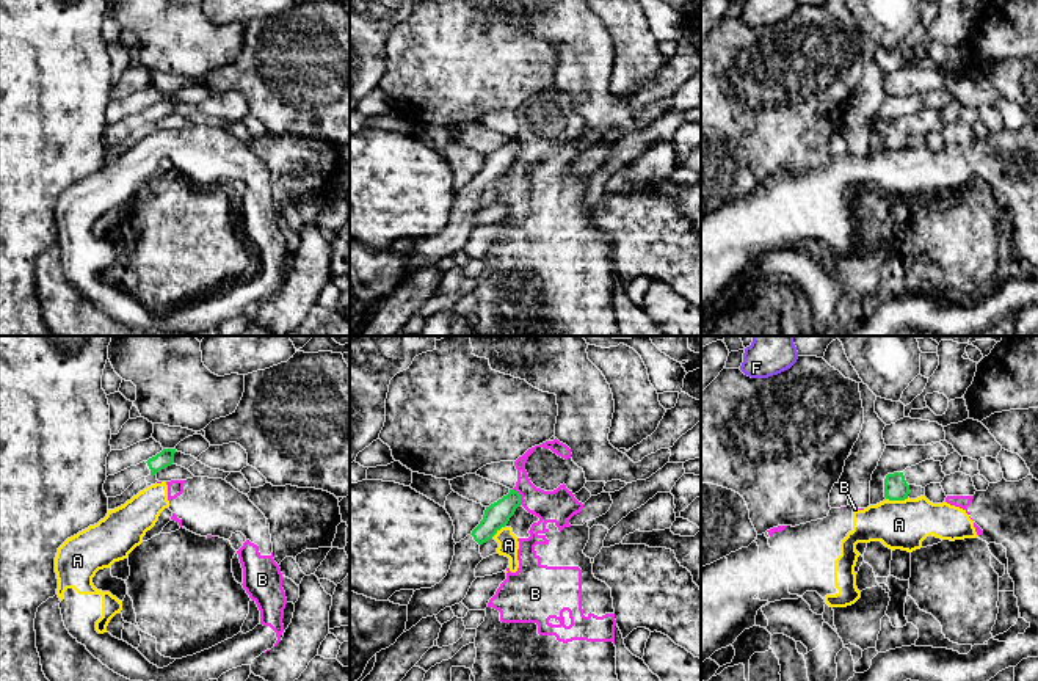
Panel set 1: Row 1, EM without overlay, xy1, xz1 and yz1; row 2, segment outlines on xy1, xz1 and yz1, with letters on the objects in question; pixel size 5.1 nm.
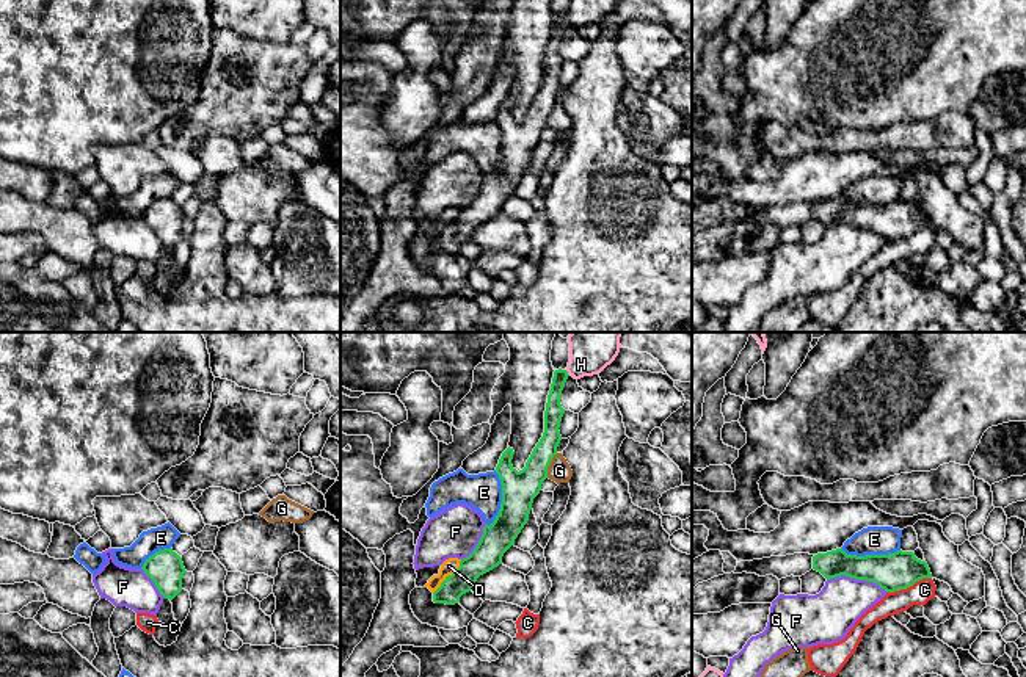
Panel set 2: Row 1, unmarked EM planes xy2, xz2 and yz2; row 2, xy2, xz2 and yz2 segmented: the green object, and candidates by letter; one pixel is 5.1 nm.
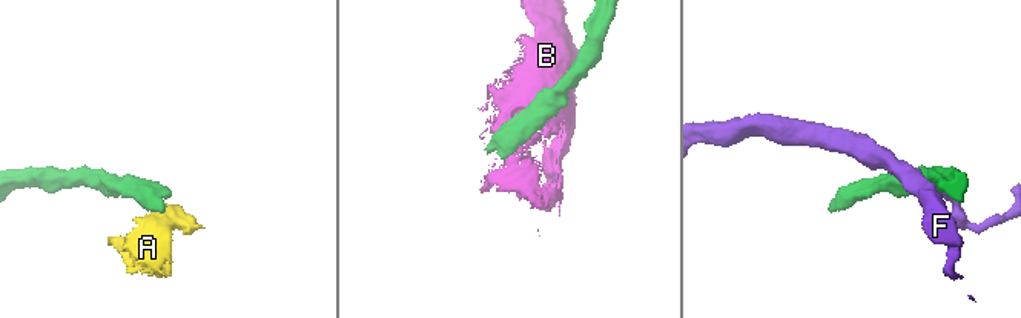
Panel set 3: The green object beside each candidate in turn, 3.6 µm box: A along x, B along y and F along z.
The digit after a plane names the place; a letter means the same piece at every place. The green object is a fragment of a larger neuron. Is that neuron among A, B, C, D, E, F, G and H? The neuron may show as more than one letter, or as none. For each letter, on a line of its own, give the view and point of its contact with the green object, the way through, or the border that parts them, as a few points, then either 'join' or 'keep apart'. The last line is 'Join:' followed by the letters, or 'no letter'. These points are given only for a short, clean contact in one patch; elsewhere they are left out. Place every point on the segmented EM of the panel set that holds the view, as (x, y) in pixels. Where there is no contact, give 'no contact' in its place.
A: contact yz1 (897, 499); border yz1 (908, 498), (886, 499); keep apart
B: contact xz1 (519, 496); border xz1 (513, 488), (519, 495), (521, 504); keep apart
C: contact yz2 (909, 586); border yz2 (931, 577), (923, 577), (905, 588), (887, 593); keep apart
D: contact xz2 (447, 577); border xz2 (462, 560), (433, 593); keep apart
E: contact xz2 (502, 499); border xz2 (494, 470), (501, 485), (501, 508), (487, 525); keep apart
F: contact yz2 (857, 579); keep apart
G: contact xz2 (548, 466); border xz2 (557, 453), (548, 467), (546, 477); keep apart
H: contact xz2 (567, 373); keep apart
Join: no letter

